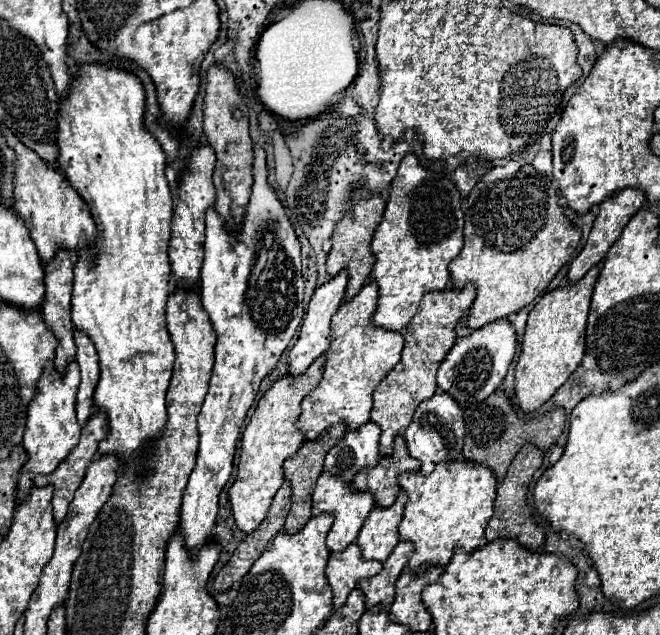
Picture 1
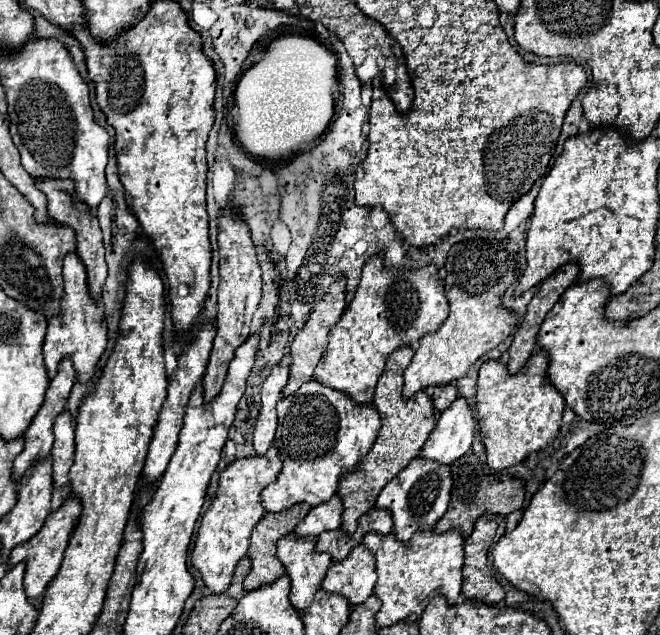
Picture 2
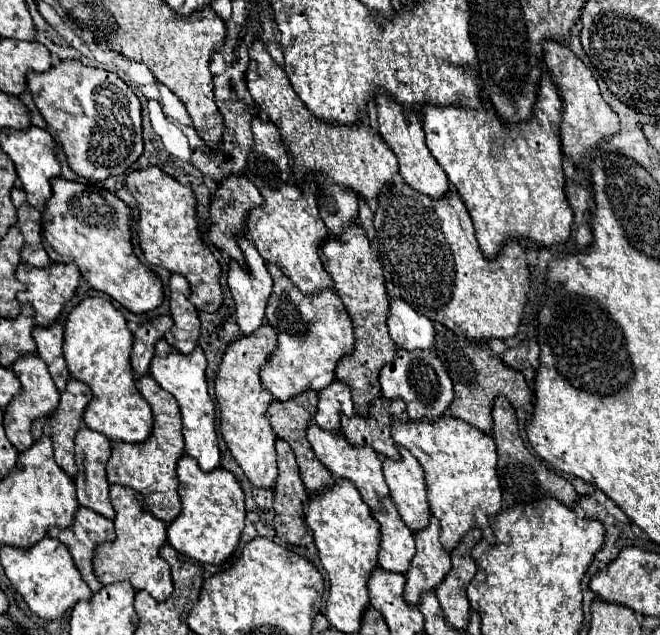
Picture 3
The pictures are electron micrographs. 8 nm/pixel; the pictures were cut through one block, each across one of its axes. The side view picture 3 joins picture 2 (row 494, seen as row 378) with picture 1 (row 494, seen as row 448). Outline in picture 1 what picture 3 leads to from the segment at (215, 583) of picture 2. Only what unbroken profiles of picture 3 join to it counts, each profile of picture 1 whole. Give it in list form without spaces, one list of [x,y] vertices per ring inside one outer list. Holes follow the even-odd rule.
[[[326,352],[314,360],[312,366],[306,368],[300,376],[286,374],[278,382],[272,384],[272,388],[260,398],[244,434],[242,434],[242,446],[240,446],[240,460],[238,460],[238,476],[230,488],[230,504],[234,512],[234,520],[246,534],[260,526],[264,520],[270,502],[278,488],[284,482],[284,470],[282,464],[286,458],[290,458],[300,446],[304,444],[304,436],[296,428],[296,422],[300,418],[300,402],[304,396],[318,386],[322,380],[326,364]]]

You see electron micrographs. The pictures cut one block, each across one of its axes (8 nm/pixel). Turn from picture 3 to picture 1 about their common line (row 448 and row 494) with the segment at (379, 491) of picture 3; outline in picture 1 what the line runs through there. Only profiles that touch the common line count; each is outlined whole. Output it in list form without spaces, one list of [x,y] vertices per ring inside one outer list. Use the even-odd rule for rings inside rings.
[[[322,472],[322,476],[318,478],[318,484],[314,488],[314,494],[312,494],[312,506],[314,506],[316,514],[320,514],[320,512],[334,514],[334,524],[332,524],[332,530],[328,532],[326,546],[330,548],[330,552],[342,552],[346,546],[350,546],[356,540],[366,516],[374,508],[374,496],[368,490],[364,490],[364,492],[354,490],[350,486],[350,482],[344,482],[342,478],[338,478],[330,472]]]

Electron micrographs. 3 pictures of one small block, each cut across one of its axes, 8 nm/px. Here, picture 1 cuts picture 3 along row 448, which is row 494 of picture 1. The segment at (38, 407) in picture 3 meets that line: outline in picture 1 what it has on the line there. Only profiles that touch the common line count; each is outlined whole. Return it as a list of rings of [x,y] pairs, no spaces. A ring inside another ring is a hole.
[[[54,362],[44,364],[42,378],[38,380],[38,392],[28,406],[28,420],[22,446],[28,452],[28,462],[20,470],[18,482],[18,504],[26,500],[28,490],[32,488],[32,478],[36,474],[50,474],[68,454],[74,450],[80,438],[82,426],[76,420],[76,390],[80,384],[80,370],[76,362],[70,362],[66,372],[60,374],[54,368]]]

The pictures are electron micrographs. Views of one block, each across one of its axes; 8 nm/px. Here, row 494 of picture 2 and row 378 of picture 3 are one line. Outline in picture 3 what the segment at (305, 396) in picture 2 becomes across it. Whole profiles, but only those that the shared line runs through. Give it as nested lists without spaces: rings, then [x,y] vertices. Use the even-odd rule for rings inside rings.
[[[268,264],[268,272],[272,274],[274,288],[266,306],[266,318],[278,334],[278,346],[260,368],[260,378],[276,400],[290,400],[290,396],[306,388],[320,390],[334,380],[338,360],[354,350],[354,328],[336,292],[326,288],[316,294],[304,294],[278,266]]]

